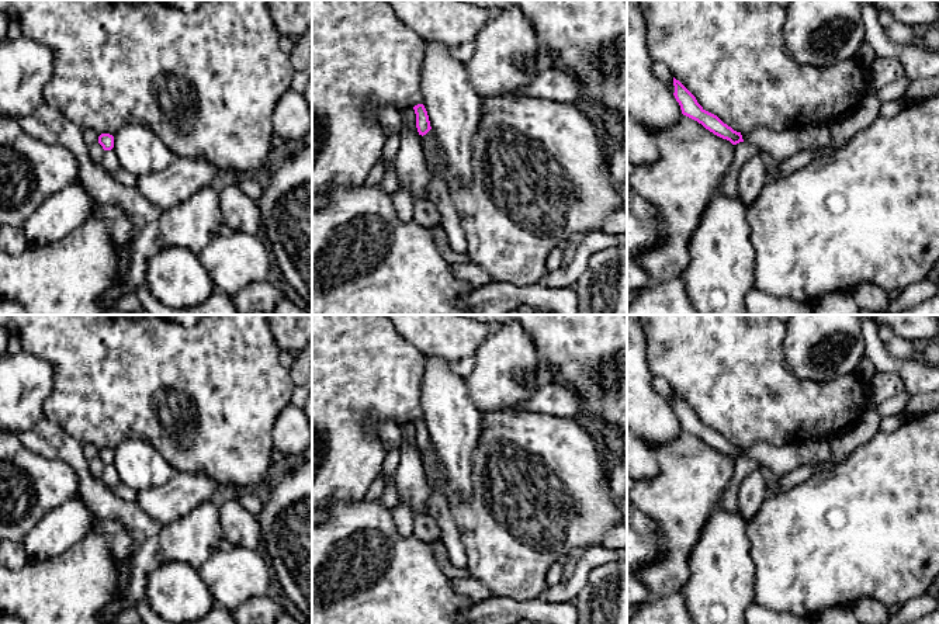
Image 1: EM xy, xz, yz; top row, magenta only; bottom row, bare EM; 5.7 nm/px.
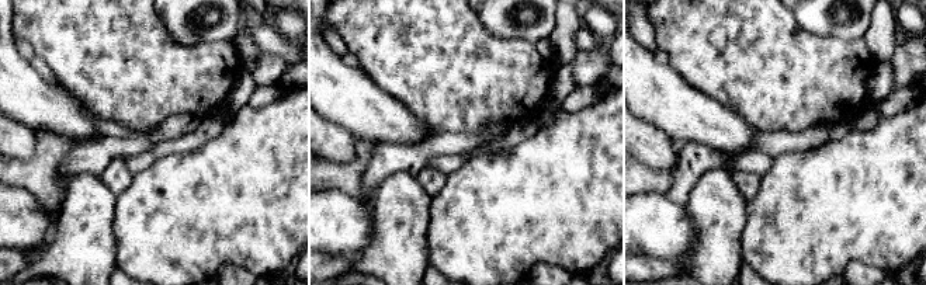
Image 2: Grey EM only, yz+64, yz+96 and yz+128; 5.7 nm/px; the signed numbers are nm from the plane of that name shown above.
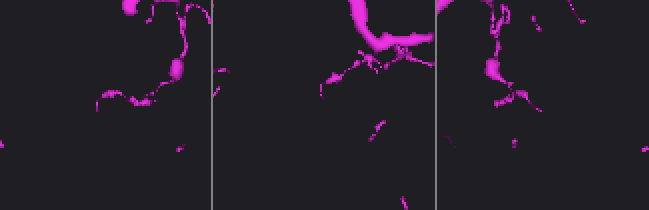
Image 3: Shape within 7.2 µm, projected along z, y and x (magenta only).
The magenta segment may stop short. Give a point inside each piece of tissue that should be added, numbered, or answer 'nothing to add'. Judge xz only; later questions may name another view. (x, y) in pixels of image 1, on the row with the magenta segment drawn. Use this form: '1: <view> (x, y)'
nothing to add

